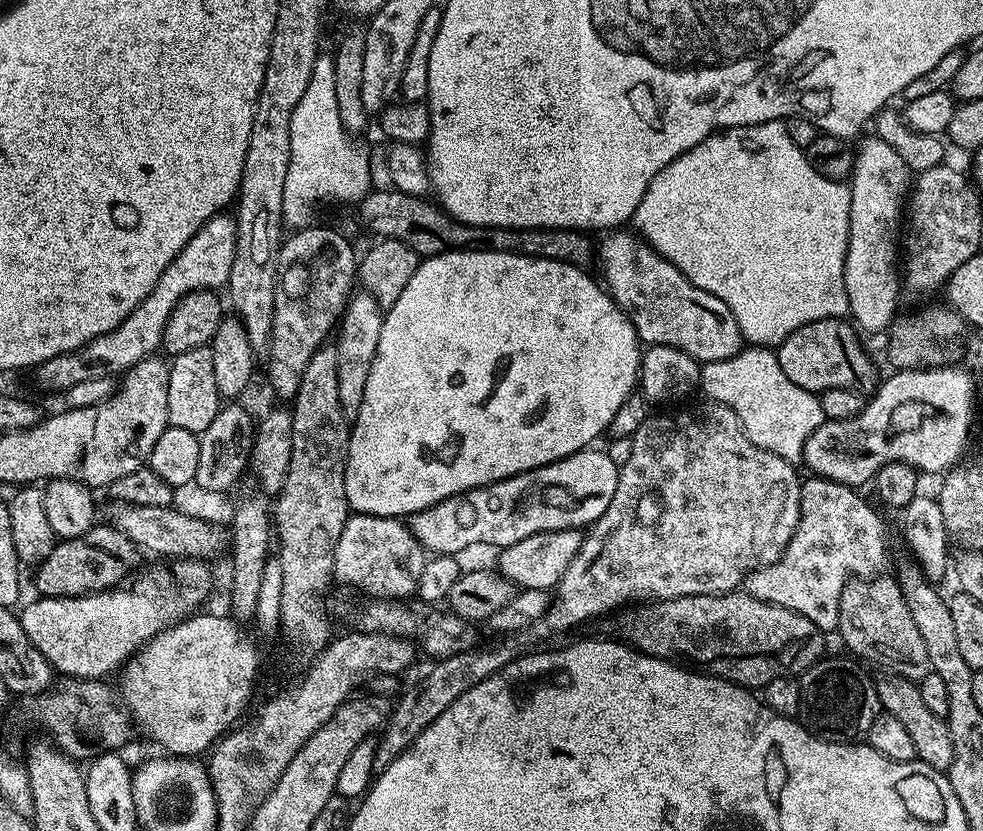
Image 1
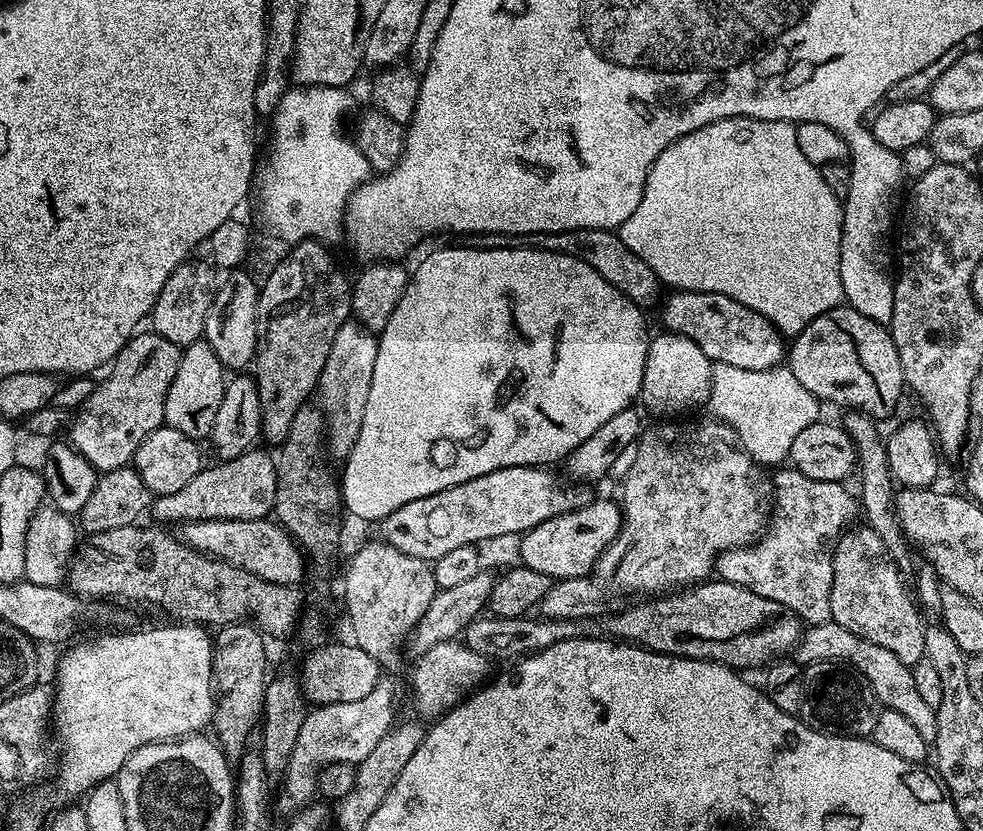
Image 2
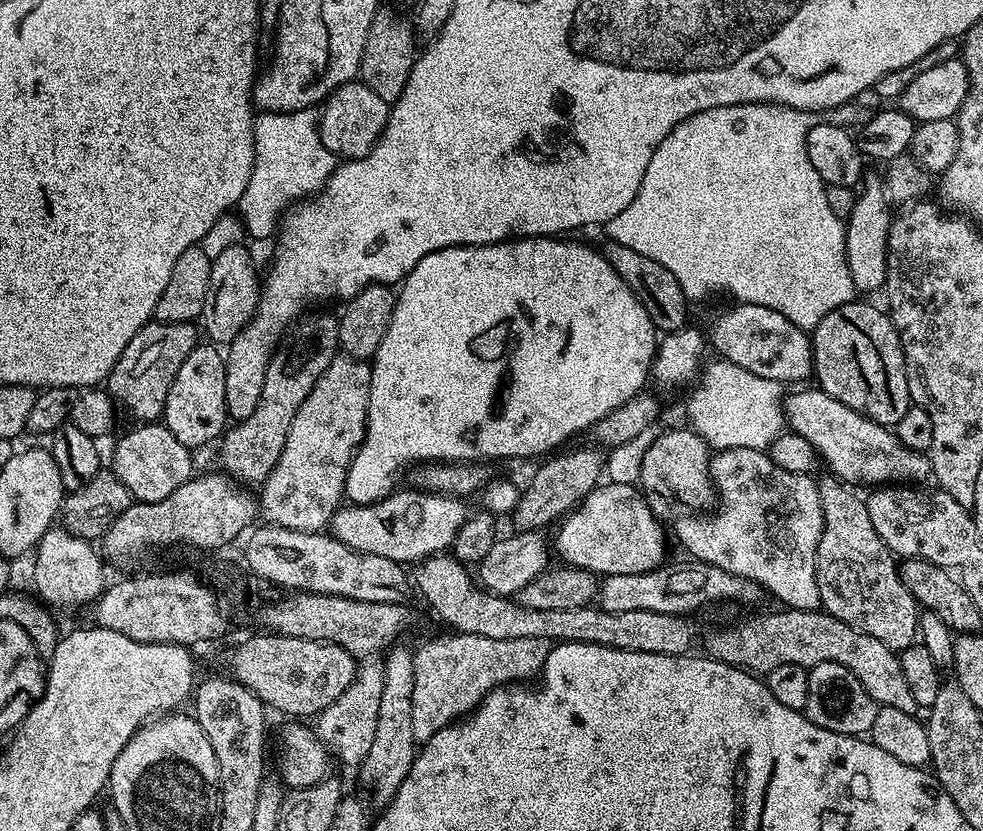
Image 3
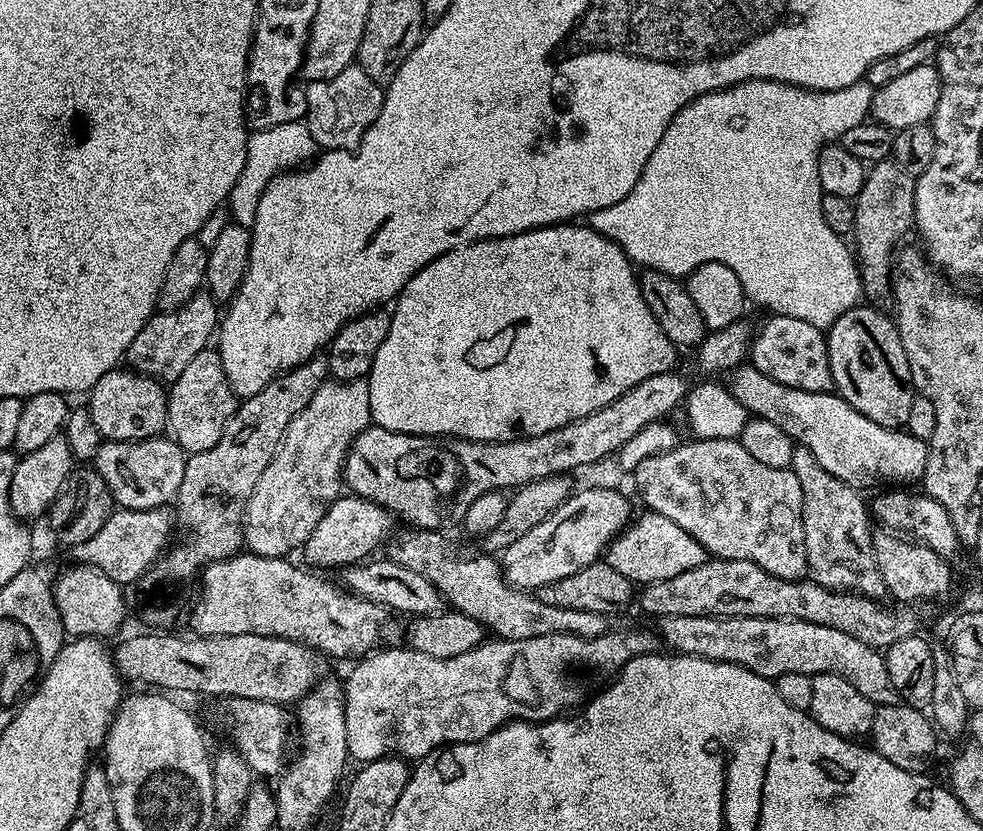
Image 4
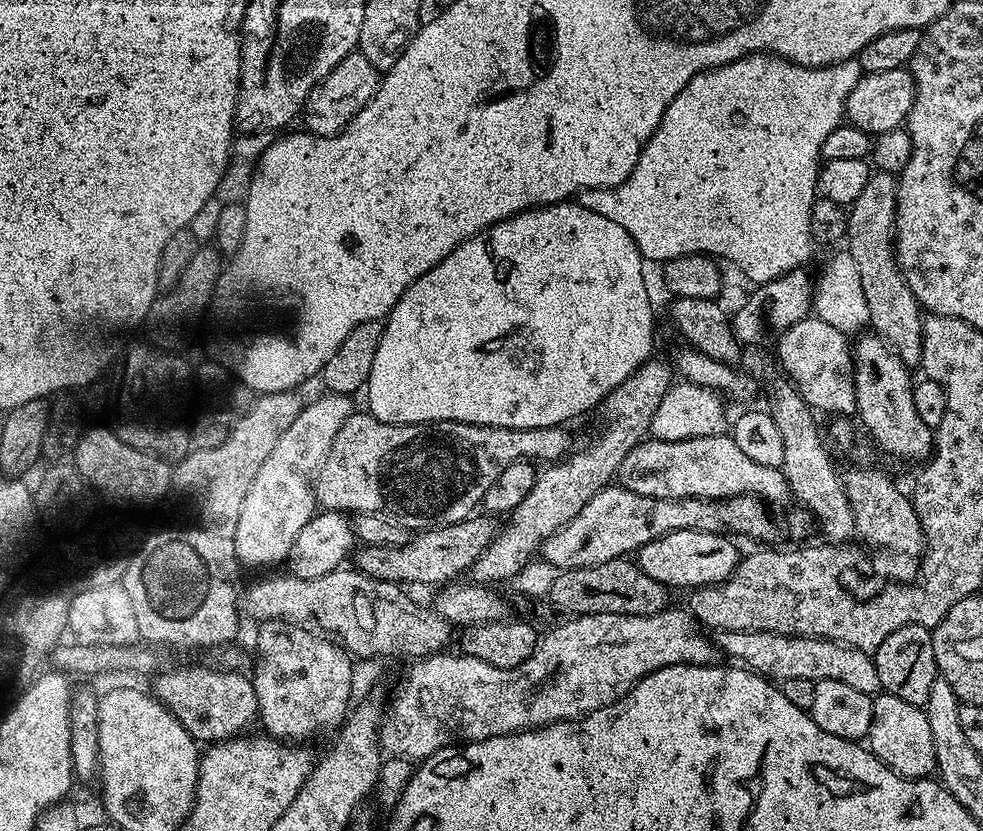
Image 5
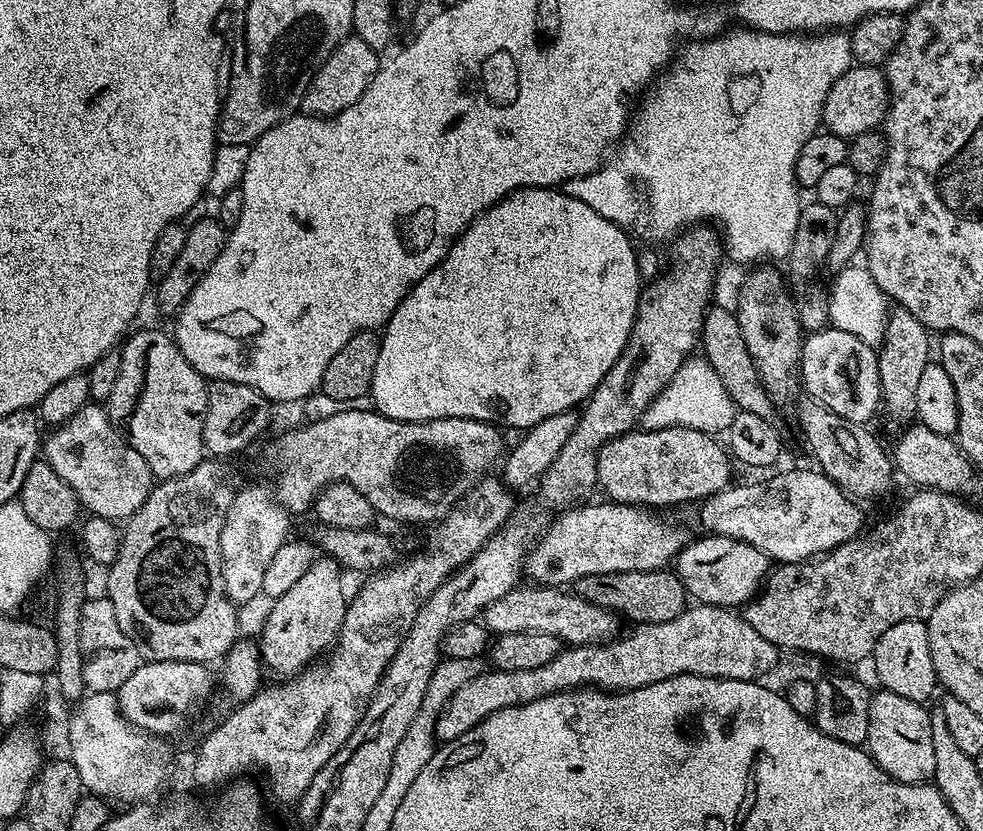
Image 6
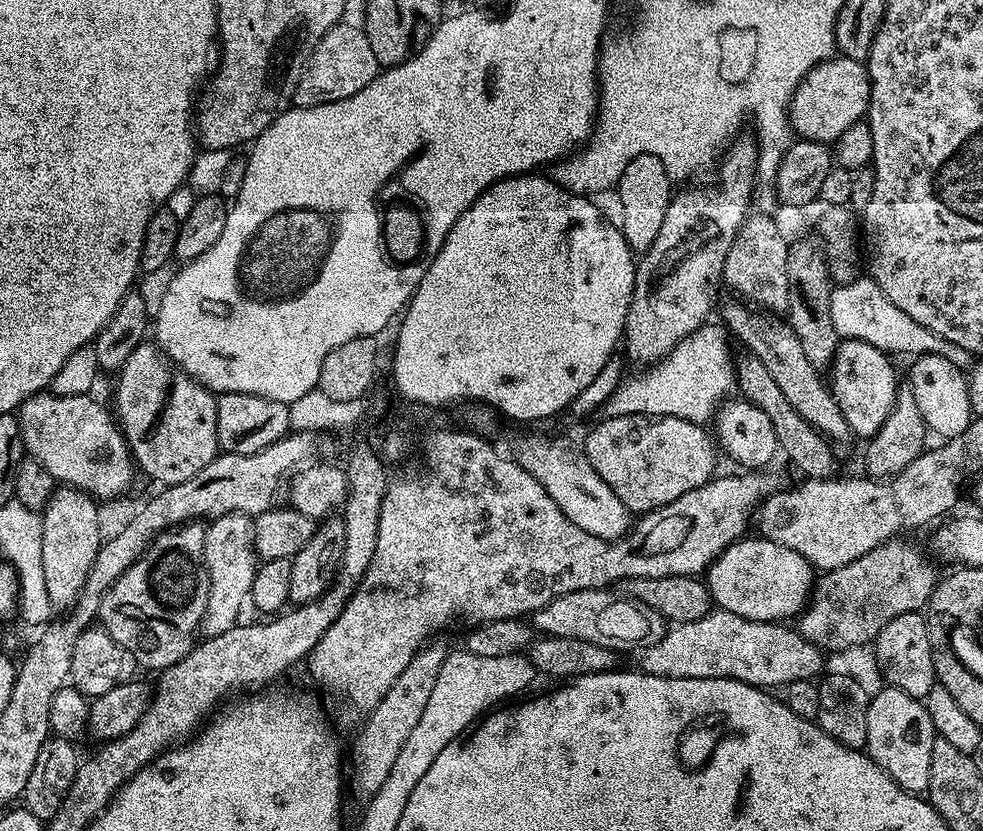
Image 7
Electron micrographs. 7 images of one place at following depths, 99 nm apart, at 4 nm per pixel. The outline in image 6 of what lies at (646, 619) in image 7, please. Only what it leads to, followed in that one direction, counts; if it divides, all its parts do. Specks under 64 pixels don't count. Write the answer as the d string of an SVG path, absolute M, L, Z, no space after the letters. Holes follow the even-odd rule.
M517 586L510 594L502 594L498 602L490 602L482 613L482 623L489 633L510 634L511 632L537 632L554 634L565 645L604 644L621 635L621 617L609 608L594 606L586 598L577 596L575 591L560 586Z

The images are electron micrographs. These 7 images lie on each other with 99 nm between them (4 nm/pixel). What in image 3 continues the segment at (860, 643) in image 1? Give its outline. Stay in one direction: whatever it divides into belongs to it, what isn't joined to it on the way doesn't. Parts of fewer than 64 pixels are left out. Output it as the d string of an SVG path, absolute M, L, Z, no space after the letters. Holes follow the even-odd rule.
M831 474L819 477L818 483L824 515L824 529L822 538L818 542L818 558L816 559L820 608L834 618L846 622L851 628L870 634L870 638L878 638L878 642L886 642L886 646L890 646L892 652L897 654L905 652L910 645L917 643L921 609L910 594L910 590L906 590L902 582L897 557L874 530L865 501L861 497L856 497L852 493L855 491L847 483L841 482Z

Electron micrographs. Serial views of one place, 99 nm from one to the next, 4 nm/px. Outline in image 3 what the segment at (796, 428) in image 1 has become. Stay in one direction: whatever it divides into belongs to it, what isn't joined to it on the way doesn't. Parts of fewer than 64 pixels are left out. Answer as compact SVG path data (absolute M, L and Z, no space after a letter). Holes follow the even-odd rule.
M716 360L705 367L702 384L697 383L696 390L686 400L689 427L715 451L769 449L786 426L783 385L760 378L730 360Z

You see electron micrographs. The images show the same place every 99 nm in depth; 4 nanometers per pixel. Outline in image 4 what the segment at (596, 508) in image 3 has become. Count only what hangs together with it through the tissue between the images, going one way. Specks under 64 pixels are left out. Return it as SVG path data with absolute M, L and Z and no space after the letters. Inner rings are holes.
M651 510L643 514L645 516L637 515L634 522L628 524L606 549L606 563L614 566L618 574L643 586L662 582L662 578L674 578L677 574L704 564L706 553L698 538L694 538L686 530L682 530L678 522L662 514Z

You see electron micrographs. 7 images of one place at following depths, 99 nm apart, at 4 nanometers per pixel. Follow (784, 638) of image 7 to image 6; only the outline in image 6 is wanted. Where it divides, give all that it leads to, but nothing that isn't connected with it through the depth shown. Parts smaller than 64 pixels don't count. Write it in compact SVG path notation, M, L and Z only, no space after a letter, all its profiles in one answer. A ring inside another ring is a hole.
M697 603L684 609L678 618L670 618L670 622L654 622L653 624L636 624L633 632L625 631L615 640L607 640L604 644L578 644L565 647L546 666L538 666L534 670L510 670L509 672L485 671L470 682L466 682L444 704L440 717L436 720L436 739L440 742L456 740L466 730L470 730L478 722L482 722L490 714L503 708L518 706L526 702L534 702L543 696L552 696L555 692L571 692L585 686L597 690L629 692L654 682L662 682L675 676L705 676L719 680L755 680L759 681L776 664L778 649L775 644L766 642L750 622L746 622L739 611L730 608L716 608L713 604Z

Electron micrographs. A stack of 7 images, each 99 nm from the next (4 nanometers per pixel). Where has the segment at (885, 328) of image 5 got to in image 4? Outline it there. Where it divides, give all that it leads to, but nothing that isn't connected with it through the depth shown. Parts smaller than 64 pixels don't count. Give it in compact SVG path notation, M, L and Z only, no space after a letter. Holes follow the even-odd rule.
M889 158L887 160L877 160L875 163L871 165L865 171L864 173L864 185L862 186L862 190L859 192L859 194L856 196L856 199L854 201L856 213L854 214L854 220L853 220L853 226L850 231L851 238L853 237L856 239L856 244L854 243L854 255L856 258L857 264L860 266L860 286L863 292L863 295L865 297L868 296L873 305L880 306L883 305L883 300L886 301L891 297L892 294L892 285L894 283L894 257L897 255L898 249L901 247L902 241L900 239L903 238L904 235L907 234L908 228L909 232L910 229L913 227L914 221L912 218L912 214L914 212L914 190L916 189L916 182L914 177L911 176L911 174L905 170L902 166L898 166L895 162L895 159Z

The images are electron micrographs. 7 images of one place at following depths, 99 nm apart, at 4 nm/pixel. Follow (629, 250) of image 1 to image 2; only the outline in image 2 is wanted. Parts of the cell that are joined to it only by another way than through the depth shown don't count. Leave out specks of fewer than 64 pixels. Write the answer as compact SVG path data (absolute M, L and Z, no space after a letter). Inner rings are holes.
M676 290L671 295L660 312L664 319L663 327L690 338L712 360L713 365L726 363L741 370L770 371L785 363L785 337L766 317L742 306L742 302L734 302L734 298L726 298L726 294L713 292Z

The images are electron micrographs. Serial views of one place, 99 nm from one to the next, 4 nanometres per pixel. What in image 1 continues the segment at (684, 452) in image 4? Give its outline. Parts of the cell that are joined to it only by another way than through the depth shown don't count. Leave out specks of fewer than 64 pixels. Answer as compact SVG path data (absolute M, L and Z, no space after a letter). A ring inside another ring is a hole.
M819 478L805 479L800 486L800 524L796 533L778 562L748 573L742 585L743 591L762 602L797 611L825 634L835 633L840 627L840 599L844 585L853 578L875 578L885 571L888 564L888 532L884 529L884 522L860 494L848 484Z

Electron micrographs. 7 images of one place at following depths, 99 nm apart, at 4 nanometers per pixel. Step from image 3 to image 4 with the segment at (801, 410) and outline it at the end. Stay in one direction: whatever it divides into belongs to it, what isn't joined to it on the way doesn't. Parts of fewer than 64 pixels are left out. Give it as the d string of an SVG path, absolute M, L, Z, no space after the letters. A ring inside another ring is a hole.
M745 362L738 368L733 368L727 377L726 387L732 392L734 398L745 407L747 413L755 414L761 420L774 422L793 442L801 448L808 448L818 458L818 463L834 478L842 478L851 488L865 490L864 488L876 488L882 486L912 486L915 482L923 481L926 470L926 458L928 457L928 441L922 438L914 438L906 430L897 430L878 426L866 414L854 410L850 402L846 402L835 391L811 392L810 390L798 390L794 386L782 386L774 378L770 378L765 372L759 372L750 362Z

